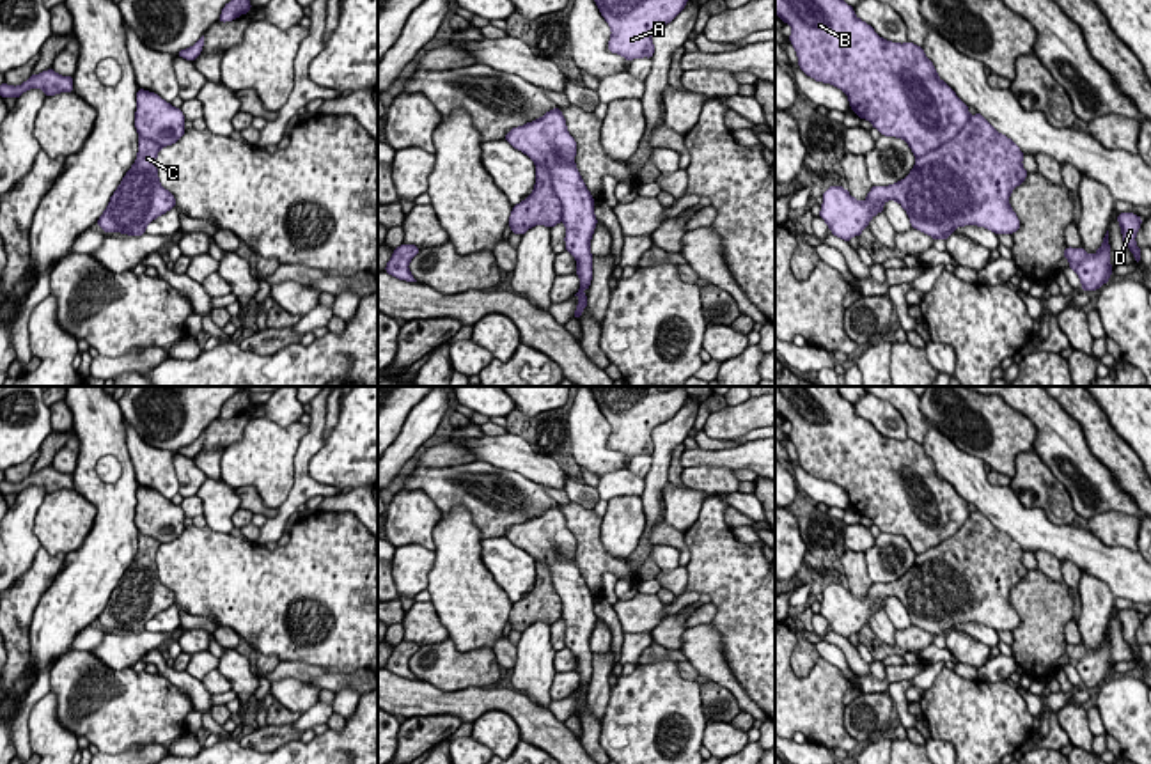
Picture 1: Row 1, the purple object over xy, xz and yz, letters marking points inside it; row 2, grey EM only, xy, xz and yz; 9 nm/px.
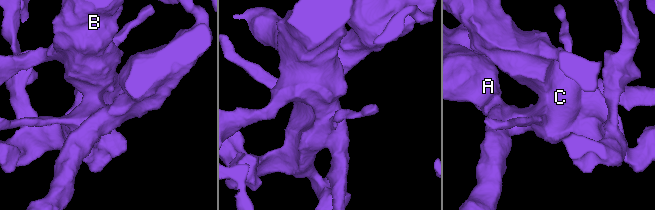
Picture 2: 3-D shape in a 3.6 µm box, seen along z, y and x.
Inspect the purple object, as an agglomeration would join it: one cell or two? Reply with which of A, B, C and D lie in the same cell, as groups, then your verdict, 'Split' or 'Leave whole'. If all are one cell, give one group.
Groups: A C D / B. Split

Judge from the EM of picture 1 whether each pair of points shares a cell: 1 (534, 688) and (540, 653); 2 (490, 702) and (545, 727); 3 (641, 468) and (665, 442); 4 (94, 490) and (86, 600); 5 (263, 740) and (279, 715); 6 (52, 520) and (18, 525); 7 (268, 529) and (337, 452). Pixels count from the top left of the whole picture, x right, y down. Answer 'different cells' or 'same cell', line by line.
1: same cell
2: same cell
3: different cells
4: same cell
5: different cells
6: different cells
7: different cells

